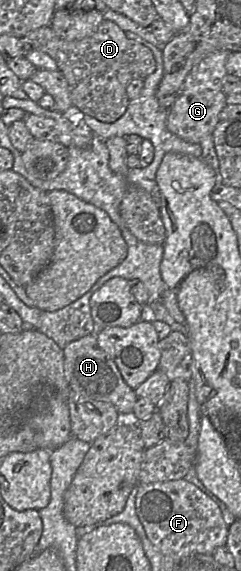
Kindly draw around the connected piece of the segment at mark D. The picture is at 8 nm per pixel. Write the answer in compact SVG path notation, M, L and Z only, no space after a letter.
M109 20L102 21L94 33L80 40L65 40L57 36L50 25L33 30L21 39L56 61L58 71L68 82L72 110L101 122L111 123L123 116L131 101L126 94L128 84L134 79L145 79L156 68L153 52L145 45L128 38L125 31Z

